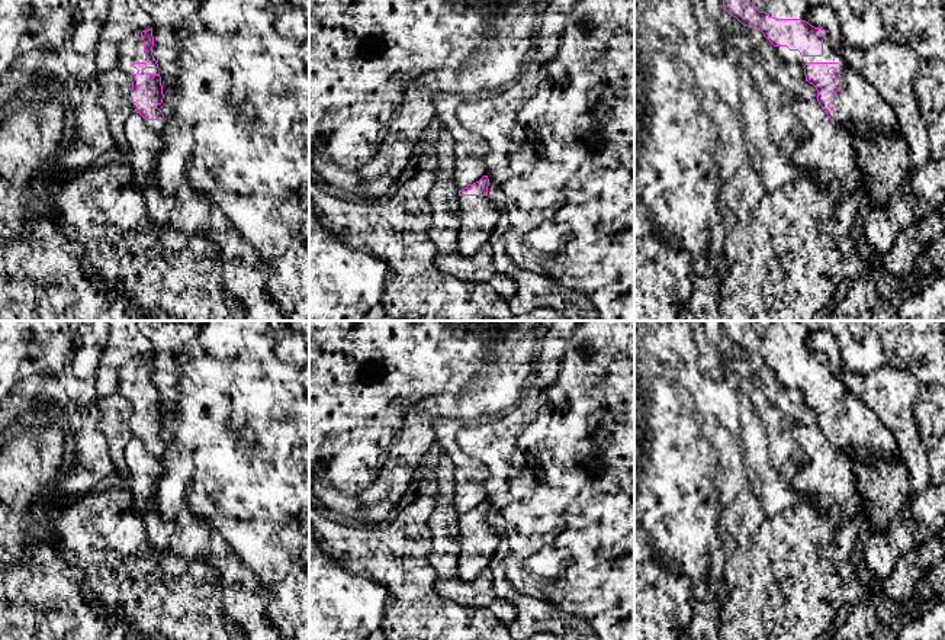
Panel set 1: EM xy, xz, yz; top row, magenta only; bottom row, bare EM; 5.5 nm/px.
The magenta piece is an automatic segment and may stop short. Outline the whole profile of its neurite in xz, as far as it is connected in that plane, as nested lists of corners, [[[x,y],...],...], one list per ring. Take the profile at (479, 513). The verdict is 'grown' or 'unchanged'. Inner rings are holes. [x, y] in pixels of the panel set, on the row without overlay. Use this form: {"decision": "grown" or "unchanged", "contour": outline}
{"decision": "grown", "contour": [[[483,501],[473,509],[459,515],[459,565],[457,576],[476,579],[485,569],[499,544],[494,521],[488,520],[489,504]]]}

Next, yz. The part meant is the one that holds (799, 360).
{"decision": "grown", "contour": [[[723,321],[723,332],[743,351],[759,354],[785,389],[804,393],[806,406],[816,412],[819,430],[838,453],[871,466],[881,460],[901,460],[897,441],[877,415],[833,374],[823,353],[807,347],[809,331],[803,325],[797,321],[774,321],[765,335],[759,337],[753,324],[755,321]]]}

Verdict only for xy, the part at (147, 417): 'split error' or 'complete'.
split error

